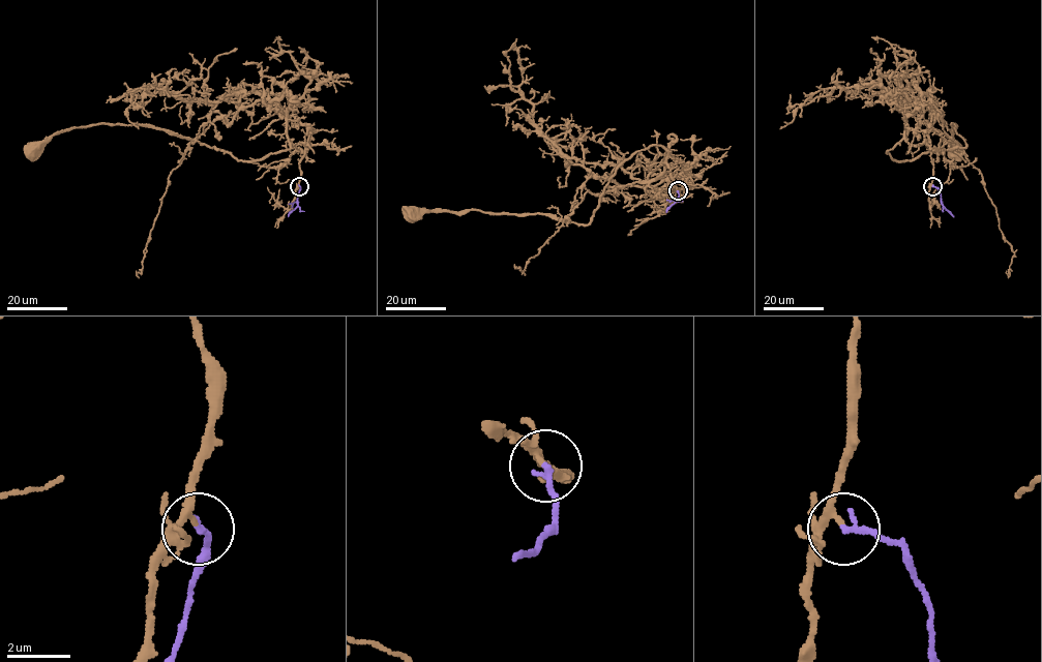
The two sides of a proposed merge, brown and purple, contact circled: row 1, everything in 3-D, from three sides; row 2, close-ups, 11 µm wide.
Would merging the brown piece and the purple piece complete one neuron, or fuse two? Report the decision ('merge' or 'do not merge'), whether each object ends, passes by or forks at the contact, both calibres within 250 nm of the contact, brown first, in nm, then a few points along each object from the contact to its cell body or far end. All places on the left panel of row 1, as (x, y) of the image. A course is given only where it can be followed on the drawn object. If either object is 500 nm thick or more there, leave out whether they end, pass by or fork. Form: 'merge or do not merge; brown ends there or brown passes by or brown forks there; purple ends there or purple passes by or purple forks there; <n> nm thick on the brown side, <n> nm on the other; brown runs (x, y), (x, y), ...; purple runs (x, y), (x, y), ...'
merge; brown passes by; purple ends there; 170 nm thick on the brown side, 200 nm on the other; brown runs (299, 186), (305, 147), (288, 139), (290, 148), (242, 161), (148, 125), (99, 124), (58, 131), (32, 148); purple runs (299, 186), (297, 205), (288, 216)

